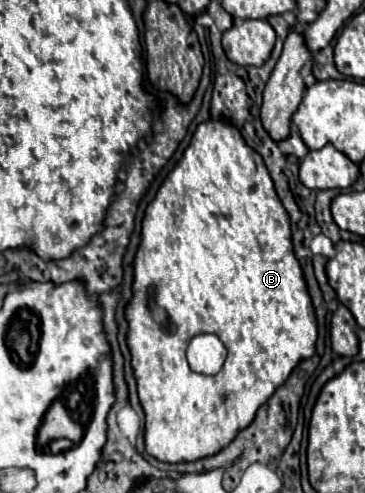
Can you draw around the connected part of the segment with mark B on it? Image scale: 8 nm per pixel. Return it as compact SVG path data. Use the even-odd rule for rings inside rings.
M229 121L201 123L191 139L189 149L185 151L183 159L171 171L171 175L161 185L157 197L147 207L147 213L143 219L143 231L141 231L141 245L139 245L137 255L135 255L133 301L127 307L129 349L131 349L133 369L135 369L135 377L137 377L137 387L139 387L139 401L141 401L143 411L145 411L145 445L147 445L147 453L151 457L165 461L165 463L183 463L183 461L197 461L197 459L219 453L219 449L223 449L223 445L229 445L237 437L239 431L243 431L247 425L251 425L257 409L273 395L273 391L279 385L283 385L287 381L291 371L301 361L313 357L315 341L317 341L317 317L315 317L315 307L311 303L311 297L307 293L307 283L303 279L301 265L293 253L289 225L291 223L289 223L287 211L283 209L283 205L273 189L273 181L265 169L261 155L245 145L243 137ZM201 333L217 335L227 349L225 365L217 375L195 373L195 371L191 371L187 359L185 359L185 351L187 351L189 341Z

